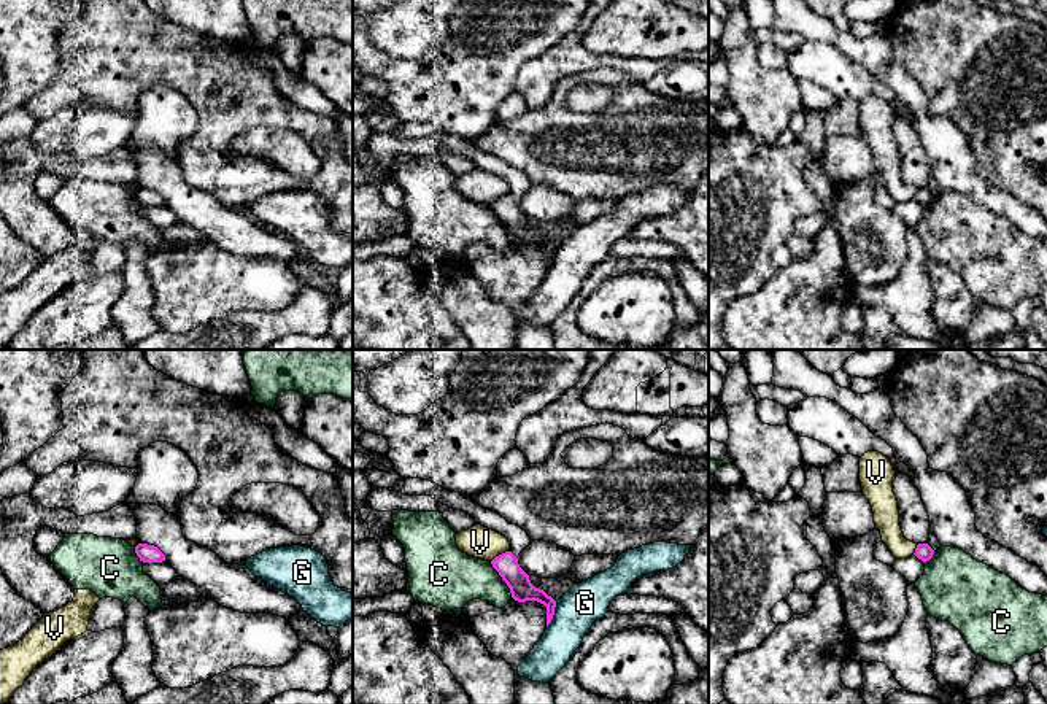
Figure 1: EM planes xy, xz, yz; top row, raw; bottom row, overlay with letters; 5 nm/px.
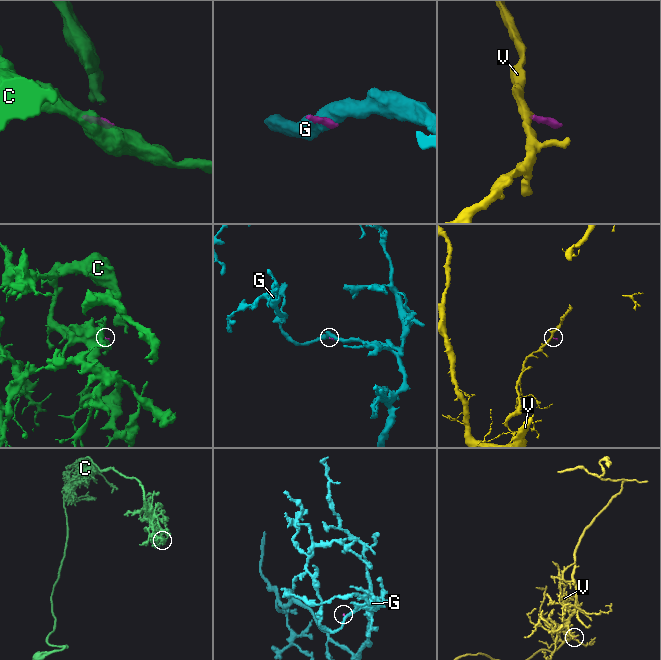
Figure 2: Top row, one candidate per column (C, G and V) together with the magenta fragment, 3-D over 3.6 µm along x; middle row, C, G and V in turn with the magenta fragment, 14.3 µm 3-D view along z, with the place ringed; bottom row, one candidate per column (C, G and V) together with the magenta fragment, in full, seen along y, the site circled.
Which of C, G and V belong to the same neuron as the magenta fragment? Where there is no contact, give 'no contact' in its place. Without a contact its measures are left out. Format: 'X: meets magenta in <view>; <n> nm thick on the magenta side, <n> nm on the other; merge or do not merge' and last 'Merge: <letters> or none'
C: meets magenta in xz; 120 nm thick on the magenta side, 280 nm on the other; do not merge
G: meets magenta in xz; 120 nm thick on the magenta side, 220 nm on the other; do not merge
V: meets magenta in xz; 120 nm thick on the magenta side, 160 nm on the other; do not merge
Merge: none

